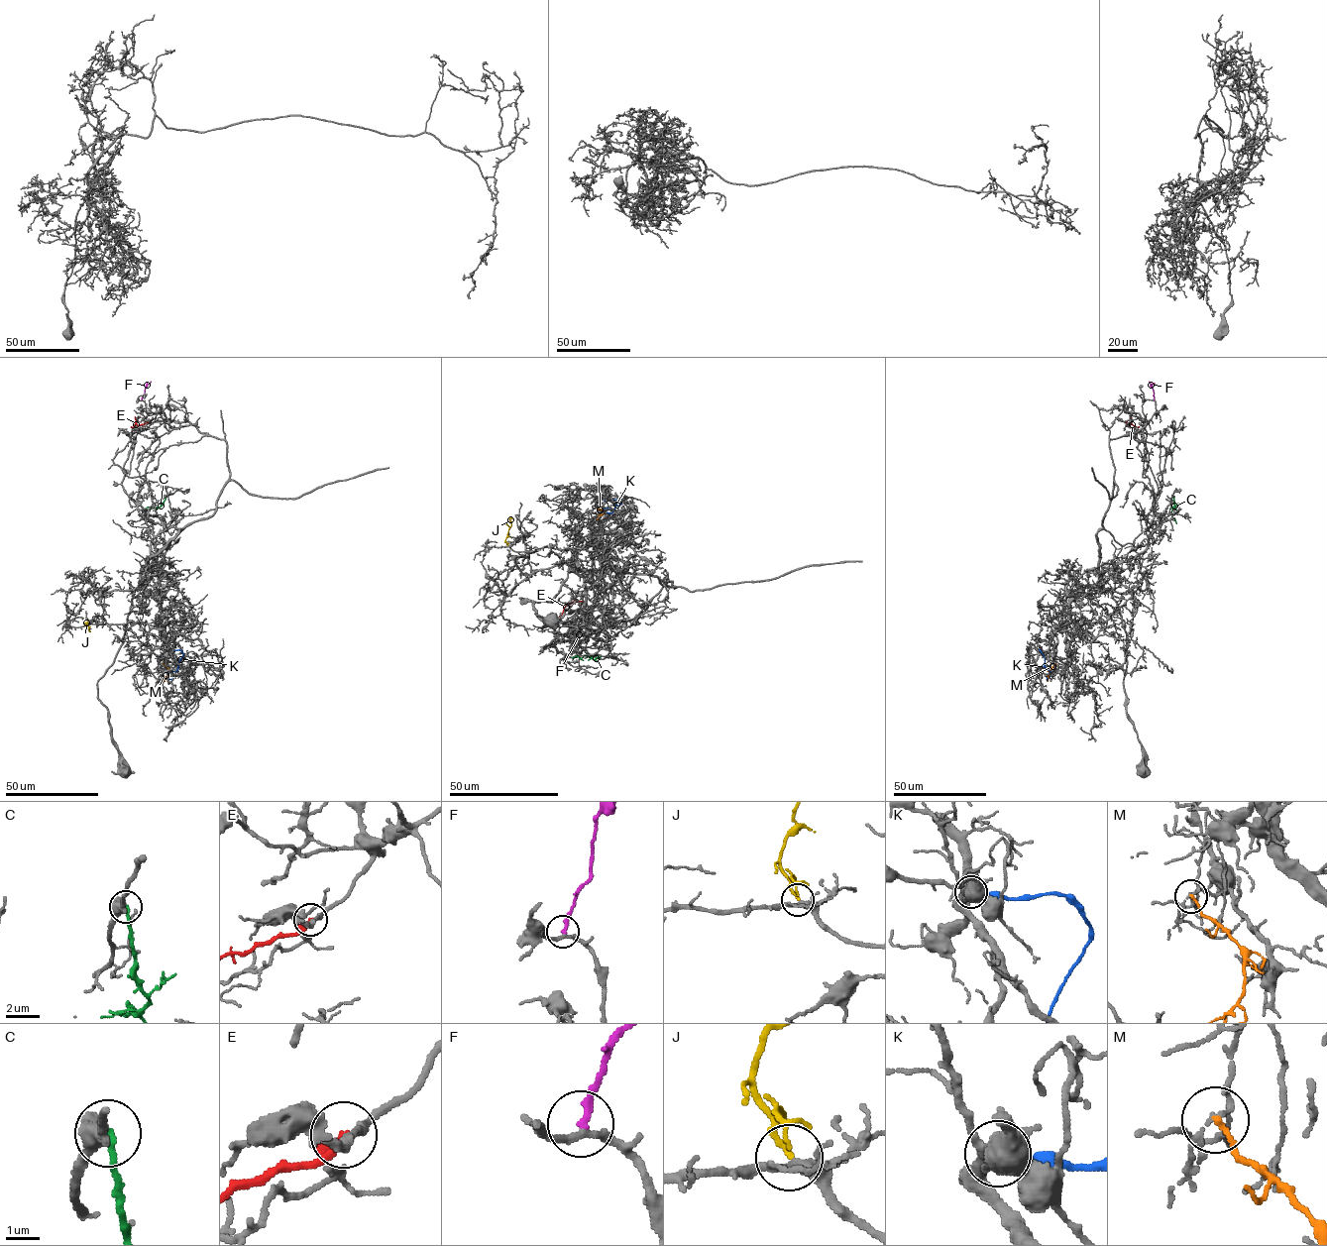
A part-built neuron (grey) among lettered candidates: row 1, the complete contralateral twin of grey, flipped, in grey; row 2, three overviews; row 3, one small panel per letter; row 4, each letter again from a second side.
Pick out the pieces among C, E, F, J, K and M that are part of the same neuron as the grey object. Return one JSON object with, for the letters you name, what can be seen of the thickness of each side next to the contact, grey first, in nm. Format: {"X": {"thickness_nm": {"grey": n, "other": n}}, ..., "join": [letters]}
{"E": {"thickness_nm": {"grey": 190, "other": 280}}, "J": {"thickness_nm": {"grey": 320, "other": 180}}, "join": ["E", "J"]}

